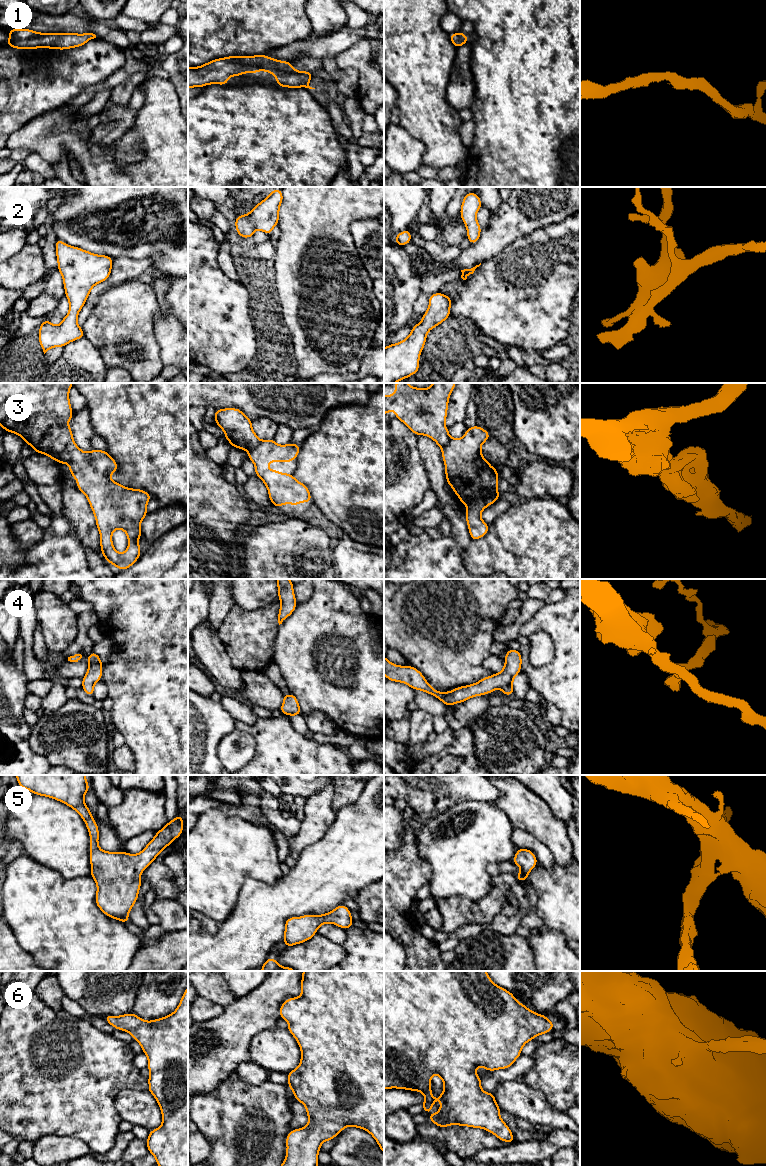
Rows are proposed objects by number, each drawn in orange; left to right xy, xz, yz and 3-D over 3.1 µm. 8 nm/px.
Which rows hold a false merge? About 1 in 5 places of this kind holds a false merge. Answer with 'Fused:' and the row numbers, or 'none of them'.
Fused: 3

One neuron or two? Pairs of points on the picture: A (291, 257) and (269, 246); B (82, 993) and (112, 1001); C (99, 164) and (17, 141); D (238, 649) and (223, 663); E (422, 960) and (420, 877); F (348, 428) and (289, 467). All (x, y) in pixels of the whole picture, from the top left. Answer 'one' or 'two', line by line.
A: two
B: one
C: one
D: two
E: one
F: two

